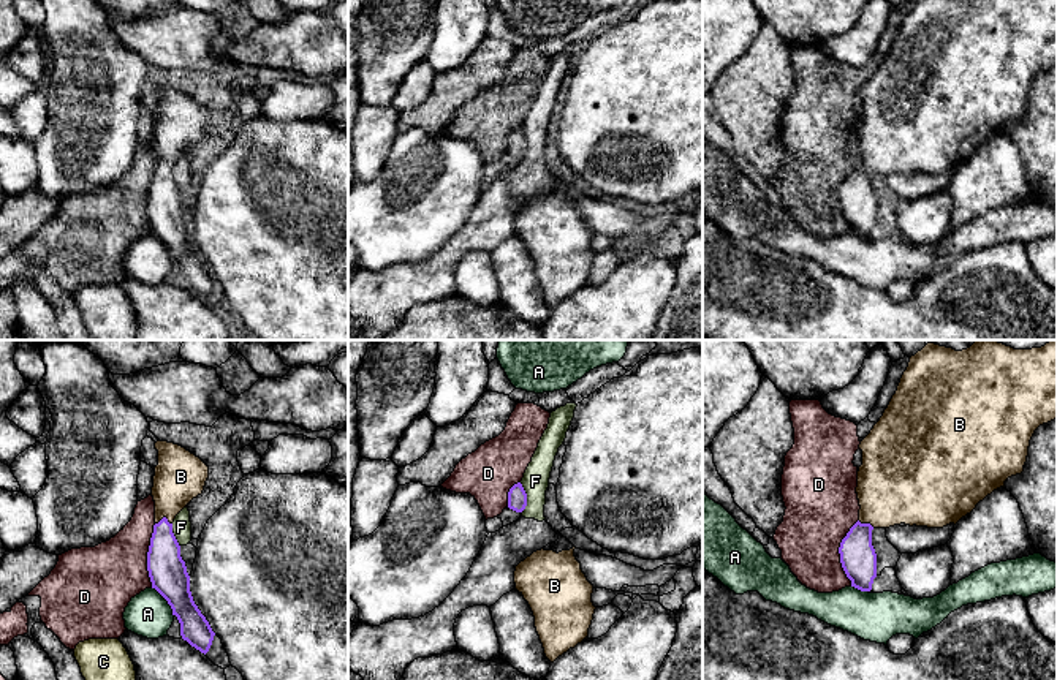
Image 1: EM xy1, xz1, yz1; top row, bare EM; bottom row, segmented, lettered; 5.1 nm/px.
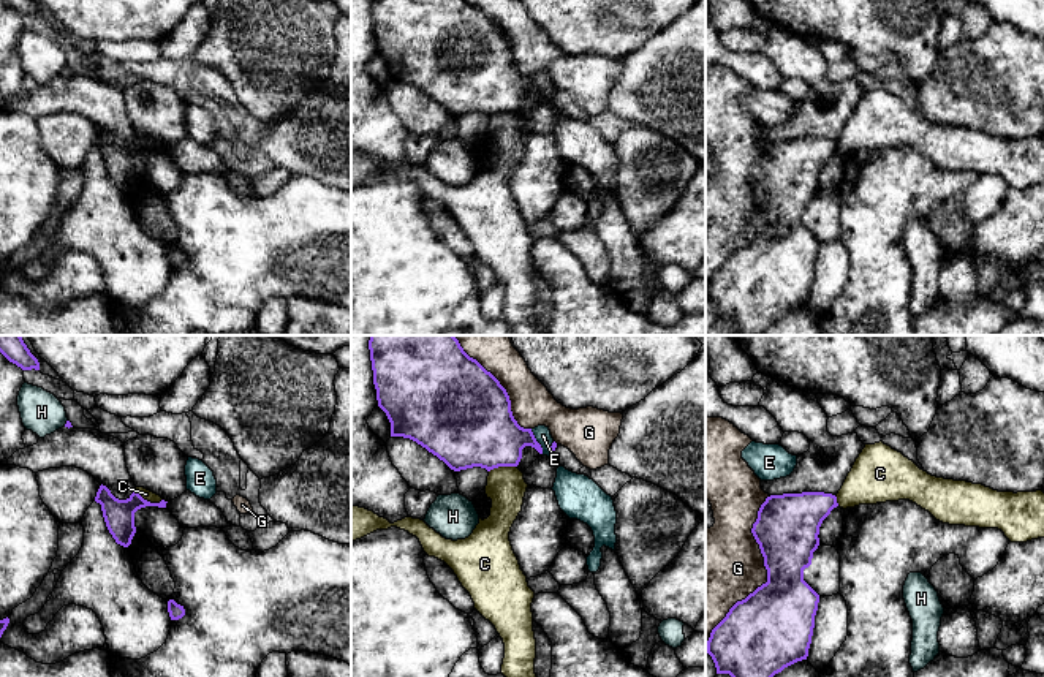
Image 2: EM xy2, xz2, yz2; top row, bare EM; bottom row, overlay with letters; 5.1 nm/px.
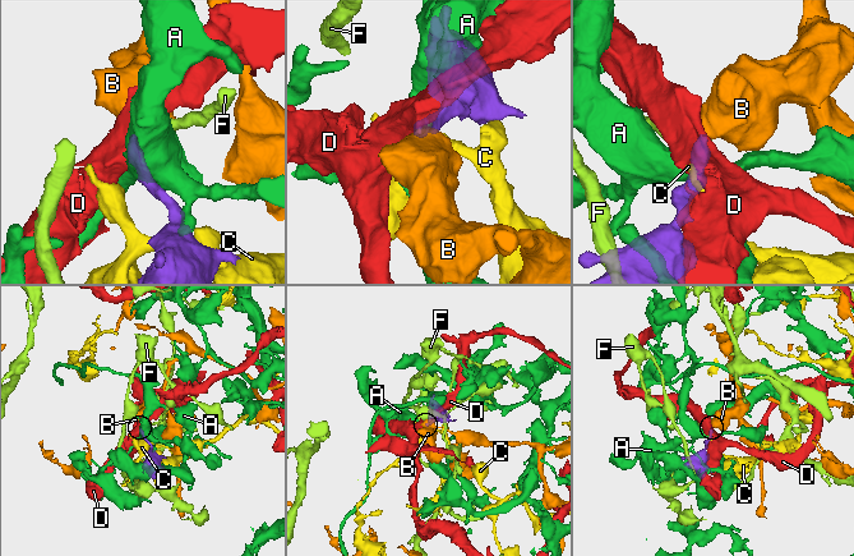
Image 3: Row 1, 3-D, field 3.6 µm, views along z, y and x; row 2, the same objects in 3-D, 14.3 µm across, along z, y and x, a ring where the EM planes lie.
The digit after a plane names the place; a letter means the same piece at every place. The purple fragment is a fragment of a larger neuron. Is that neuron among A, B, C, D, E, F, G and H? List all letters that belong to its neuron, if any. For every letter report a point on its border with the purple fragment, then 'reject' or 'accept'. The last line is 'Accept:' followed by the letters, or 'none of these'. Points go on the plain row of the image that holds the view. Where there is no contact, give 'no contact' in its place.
A: contact xy1 (166, 245); reject
B: contact xy1 (163, 163); accept
C: contact xz2 (502, 111); reject
D: contact yz1 (839, 198); reject
E: contact xz2 (537, 87); reject
F: contact xz1 (526, 143); reject
G: contact yz2 (767, 222); reject
H: contact xy2 (67, 68); reject
Accept: B

